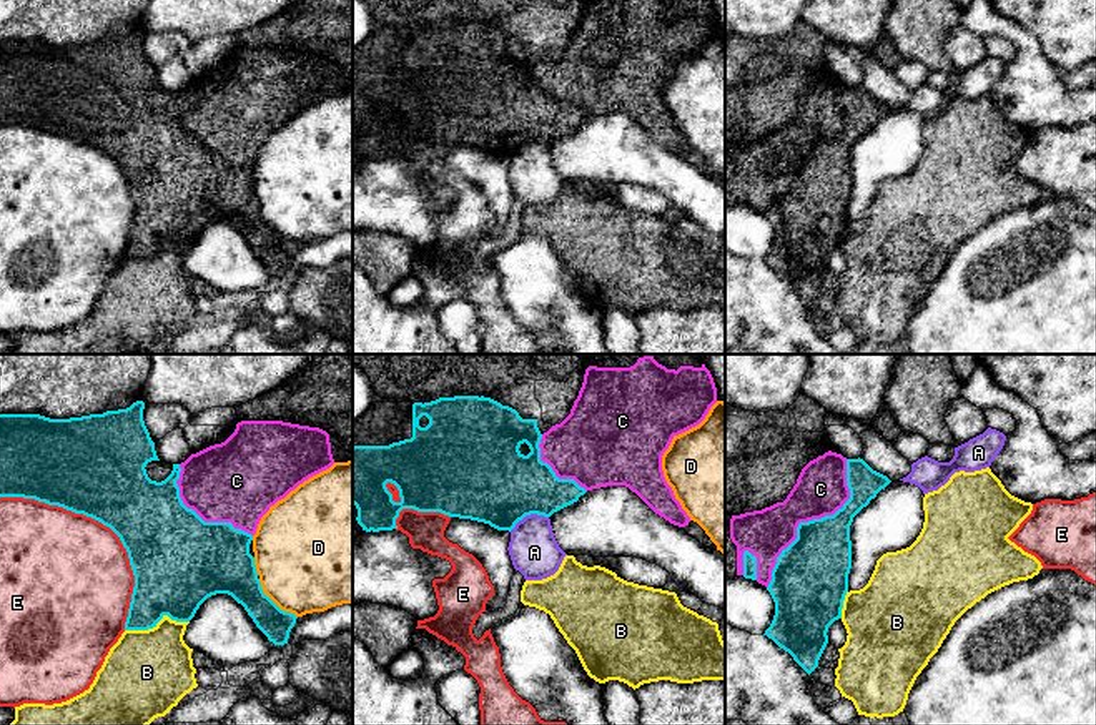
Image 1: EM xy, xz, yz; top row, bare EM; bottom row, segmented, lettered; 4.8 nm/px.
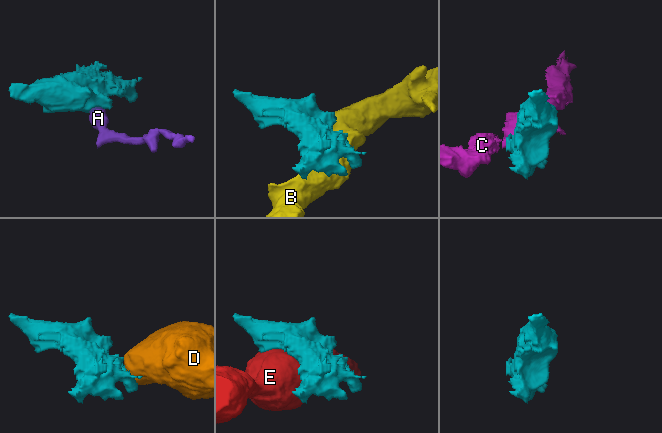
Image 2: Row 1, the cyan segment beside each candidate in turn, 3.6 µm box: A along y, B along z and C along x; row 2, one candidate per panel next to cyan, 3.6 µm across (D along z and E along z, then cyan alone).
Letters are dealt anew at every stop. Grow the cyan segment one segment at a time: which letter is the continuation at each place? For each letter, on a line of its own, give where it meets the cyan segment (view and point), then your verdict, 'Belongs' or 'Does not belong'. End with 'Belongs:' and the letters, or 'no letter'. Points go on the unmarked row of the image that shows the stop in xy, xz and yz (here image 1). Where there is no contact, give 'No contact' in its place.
A: Touches cyan at xz (528, 142). Does not belong
B: Touches cyan at xy (157, 250). Does not belong
C: Touches cyan at yz (814, 147). Belongs
D: Touches cyan at xy (273, 230). Does not belong
E: Touches cyan at xy (105, 152). Does not belong
Belongs: C

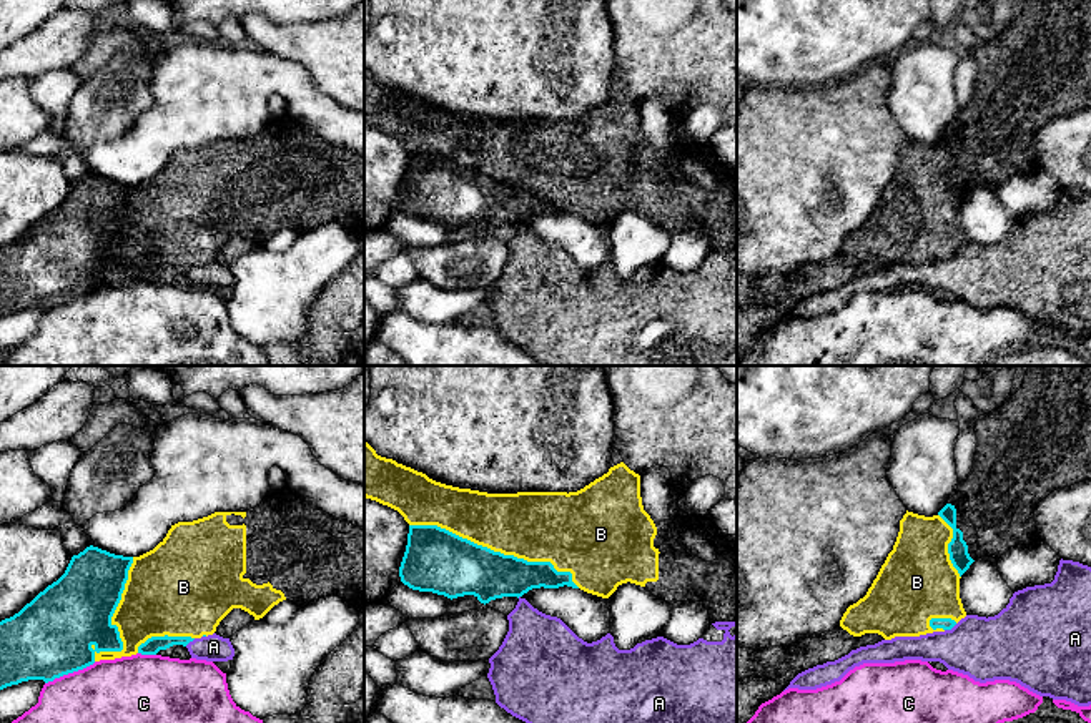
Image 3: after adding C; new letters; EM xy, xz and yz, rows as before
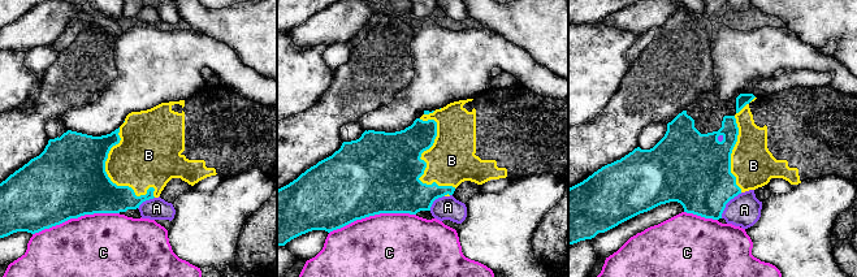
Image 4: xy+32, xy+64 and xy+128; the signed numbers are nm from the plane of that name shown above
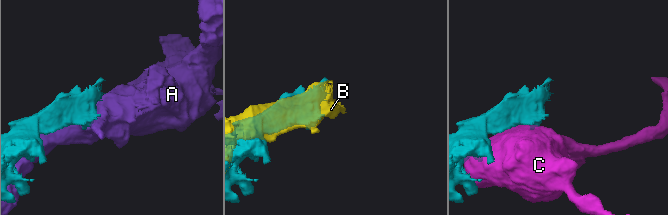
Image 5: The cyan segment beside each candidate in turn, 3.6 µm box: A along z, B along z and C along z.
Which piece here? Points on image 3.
A: Touches cyan at yz (950, 256). Does not belong
B: Touches cyan at xz (498, 180). Does not belong
C: Touches cyan at xy (70, 300). Does not belong
Belongs: no letter

